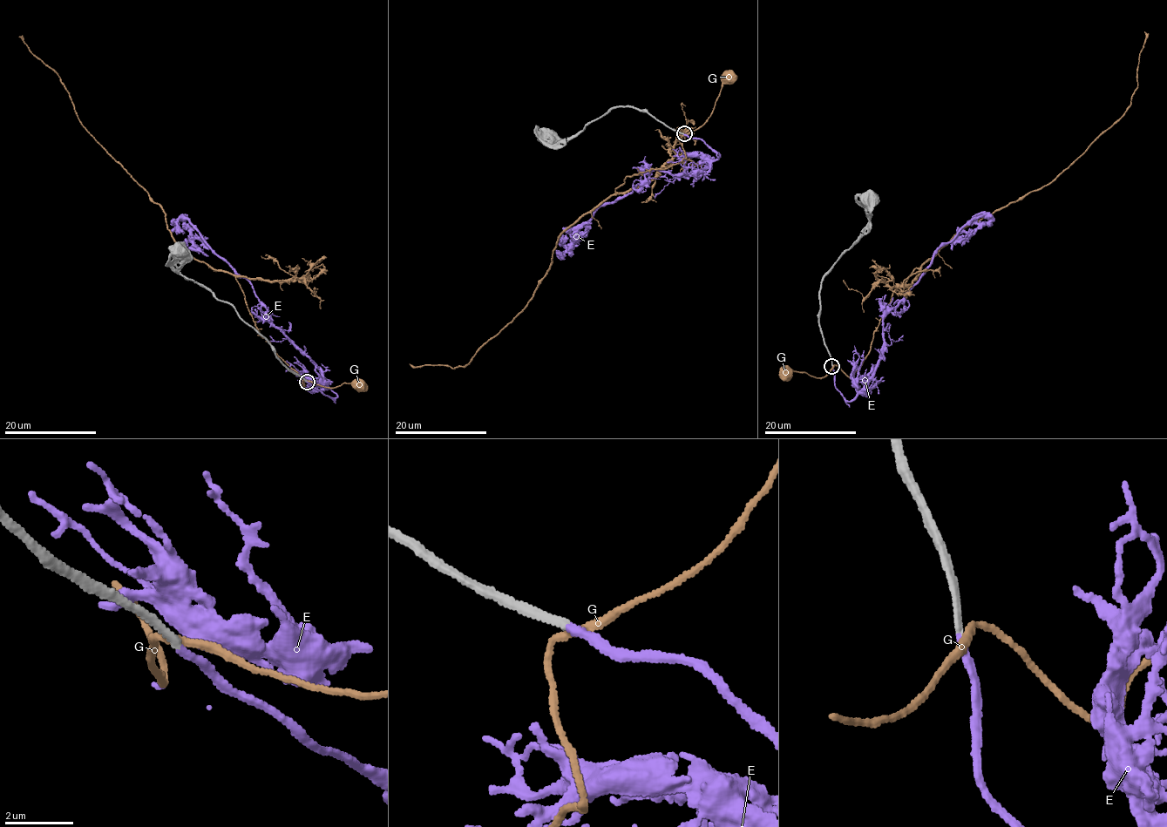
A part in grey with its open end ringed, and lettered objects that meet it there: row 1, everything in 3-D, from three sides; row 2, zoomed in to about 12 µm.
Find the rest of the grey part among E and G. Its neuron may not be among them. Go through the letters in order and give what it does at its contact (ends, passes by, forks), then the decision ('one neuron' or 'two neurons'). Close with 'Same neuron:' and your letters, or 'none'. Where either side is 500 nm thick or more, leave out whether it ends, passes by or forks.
E: it ends there; one neuron
G: it passes by; two neurons
Same neuron: E

